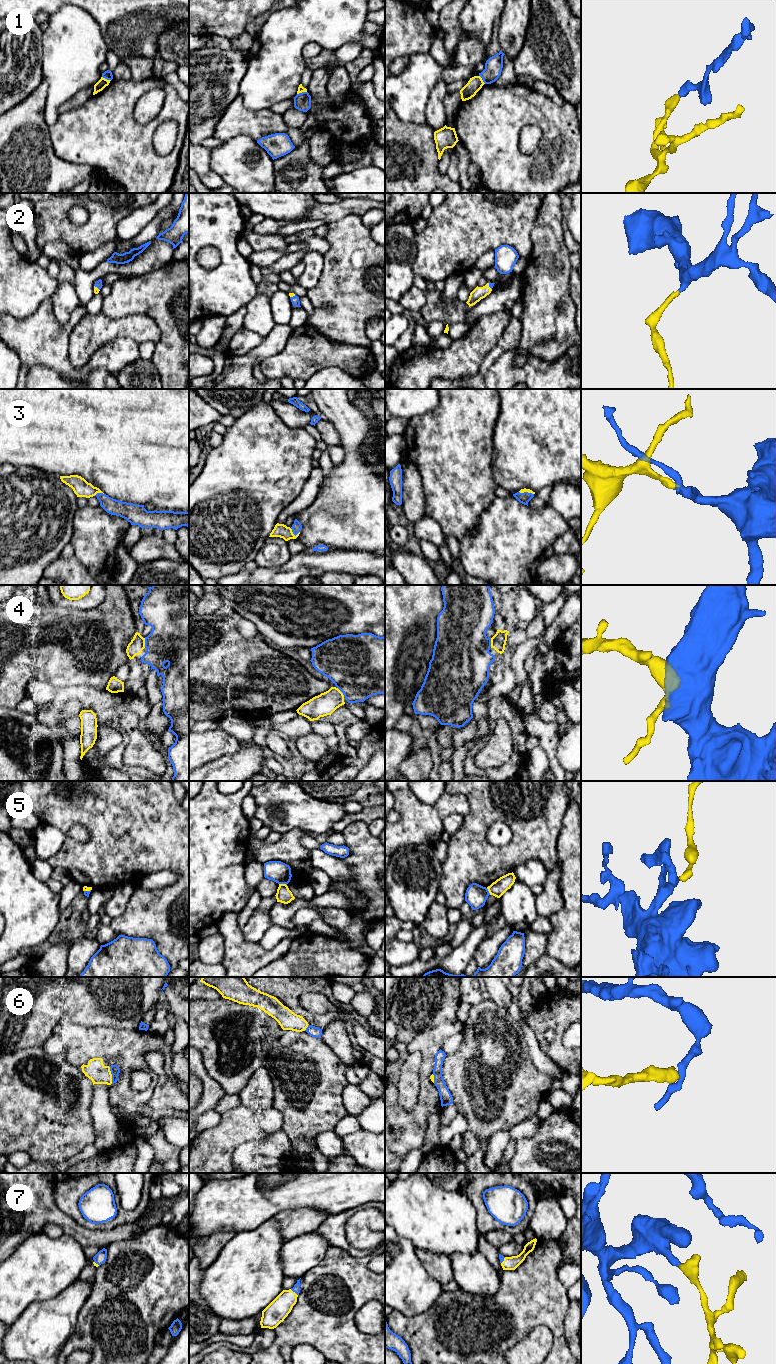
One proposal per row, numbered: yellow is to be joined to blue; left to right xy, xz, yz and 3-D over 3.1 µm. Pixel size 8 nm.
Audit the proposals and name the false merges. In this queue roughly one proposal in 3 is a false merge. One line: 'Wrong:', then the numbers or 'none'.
Wrong: 1, 5, 6

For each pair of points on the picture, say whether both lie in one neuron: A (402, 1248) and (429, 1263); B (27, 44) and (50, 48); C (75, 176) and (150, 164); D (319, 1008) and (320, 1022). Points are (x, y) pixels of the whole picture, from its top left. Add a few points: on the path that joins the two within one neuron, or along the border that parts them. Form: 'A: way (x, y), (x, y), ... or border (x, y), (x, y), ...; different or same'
A: border (415, 1249), (419, 1261), (431, 1277); different
B: border (41, 32), (42, 70); different
C: border (74, 163), (90, 166), (97, 173), (99, 179); different
D: border (300, 1002), (310, 1012), (325, 1014); different

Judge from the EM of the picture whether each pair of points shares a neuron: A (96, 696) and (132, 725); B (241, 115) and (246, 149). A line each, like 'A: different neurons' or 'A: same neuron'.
A: different neurons
B: different neurons

